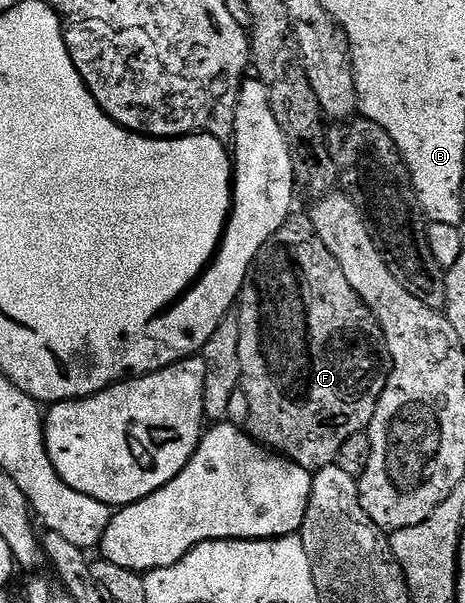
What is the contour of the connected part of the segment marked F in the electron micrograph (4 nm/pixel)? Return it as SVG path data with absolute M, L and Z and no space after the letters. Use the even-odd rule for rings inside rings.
M293 213L277 229L277 233L257 253L257 257L251 263L251 268L243 277L243 288L237 300L237 318L241 329L241 345L239 346L239 360L241 361L241 390L245 397L249 397L249 421L246 430L250 436L258 443L263 444L271 451L278 453L285 459L303 466L304 469L312 473L319 471L323 467L330 467L338 460L341 445L353 437L353 433L366 431L373 421L373 413L377 409L377 401L387 384L387 373L389 370L389 360L387 358L387 343L383 340L383 331L379 327L379 322L375 315L361 301L359 294L349 285L345 278L345 273L341 273L341 265L325 249L321 237L317 237L315 226L311 223L310 214Z

